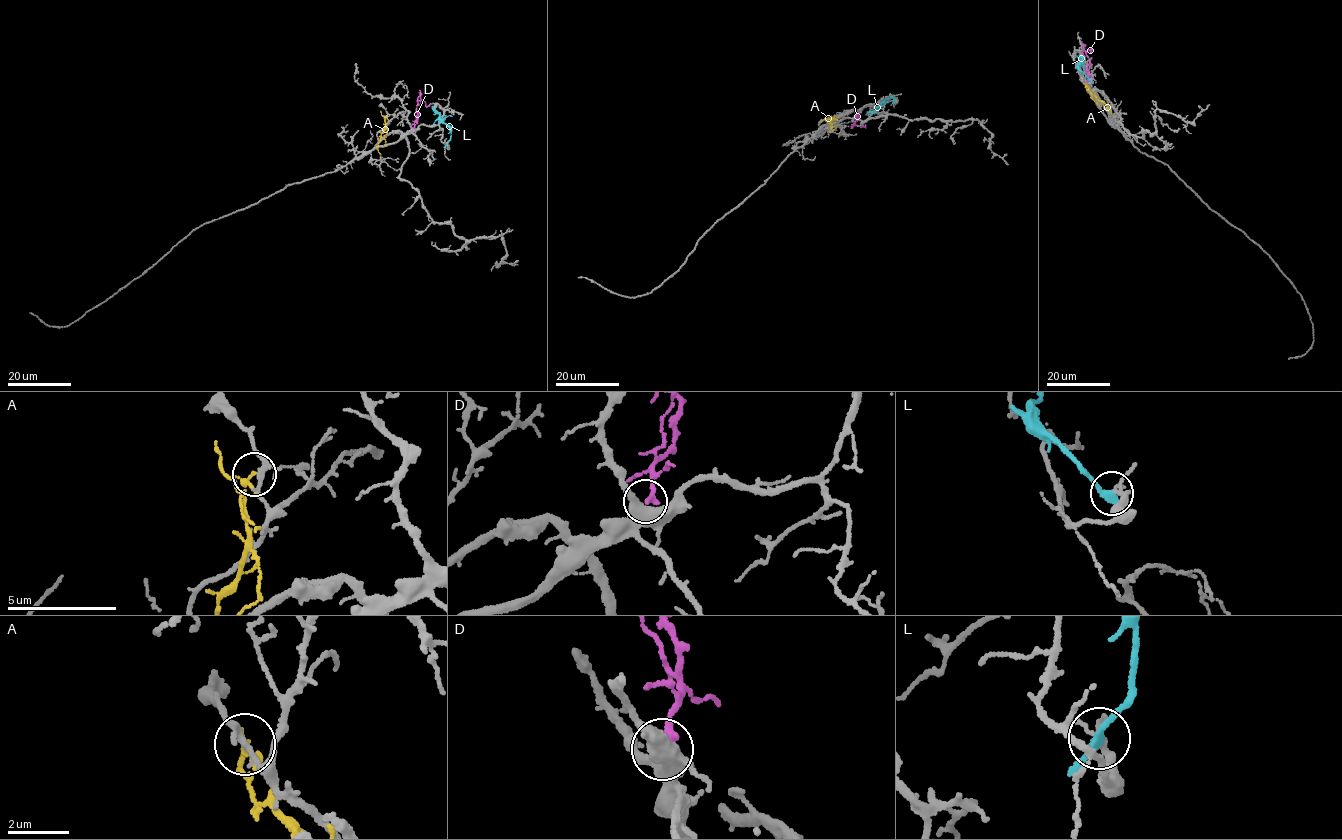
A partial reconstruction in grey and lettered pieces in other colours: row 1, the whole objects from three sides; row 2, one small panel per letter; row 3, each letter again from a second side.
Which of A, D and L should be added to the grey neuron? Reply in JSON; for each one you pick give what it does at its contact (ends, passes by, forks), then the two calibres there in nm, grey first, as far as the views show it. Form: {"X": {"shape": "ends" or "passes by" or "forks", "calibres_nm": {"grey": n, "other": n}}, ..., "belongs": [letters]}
{"D": {"shape": "ends", "calibres_nm": {"grey": 400, "other": 240}}, "belongs": ["D"]}

